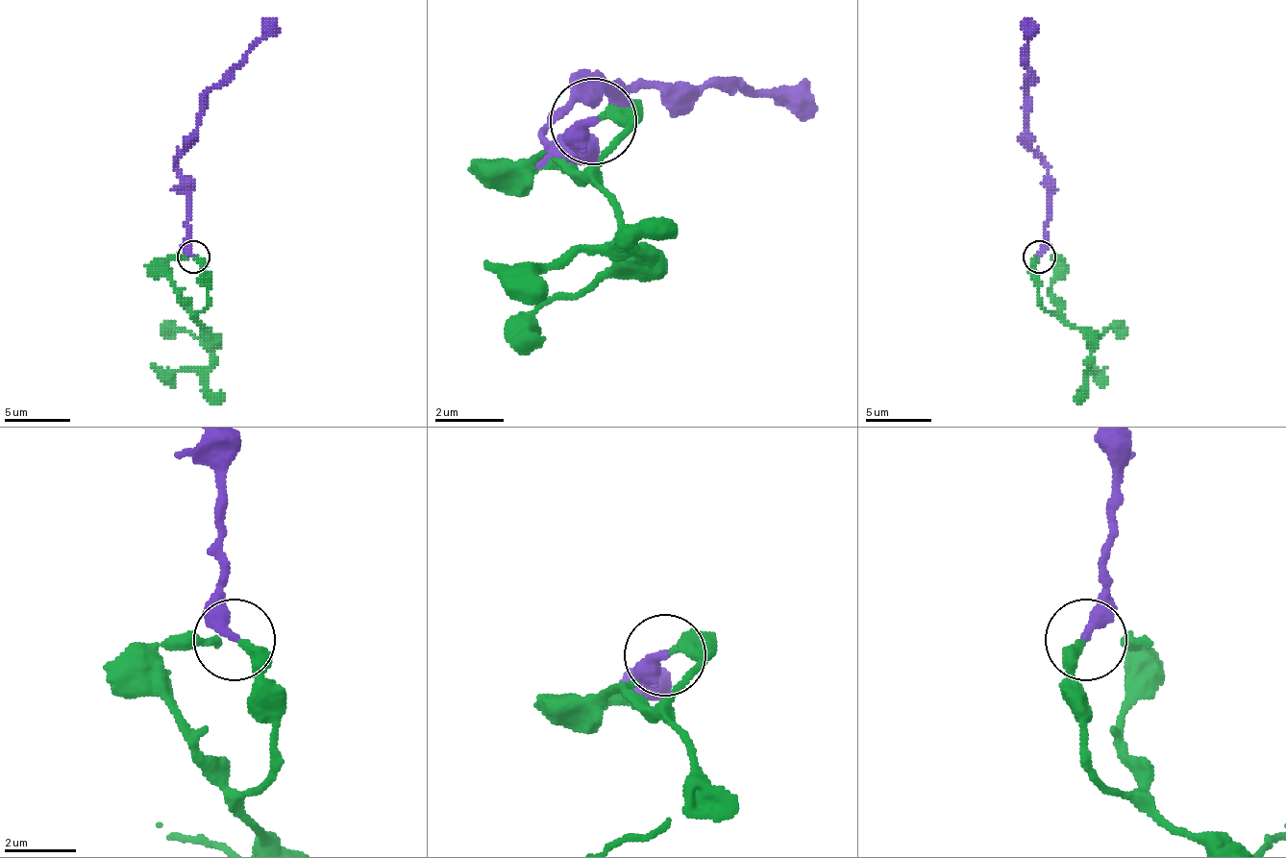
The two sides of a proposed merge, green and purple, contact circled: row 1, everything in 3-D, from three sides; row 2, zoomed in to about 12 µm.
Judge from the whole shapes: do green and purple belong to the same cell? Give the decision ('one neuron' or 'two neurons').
one neuron

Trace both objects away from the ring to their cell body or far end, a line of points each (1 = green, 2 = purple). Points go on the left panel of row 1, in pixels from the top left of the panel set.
1: (194, 256), (207, 302), (197, 311), (210, 364), (178, 370), (151, 364)
2: (194, 256), (187, 242), (187, 186), (174, 160), (187, 147), (201, 101), (276, 19)

